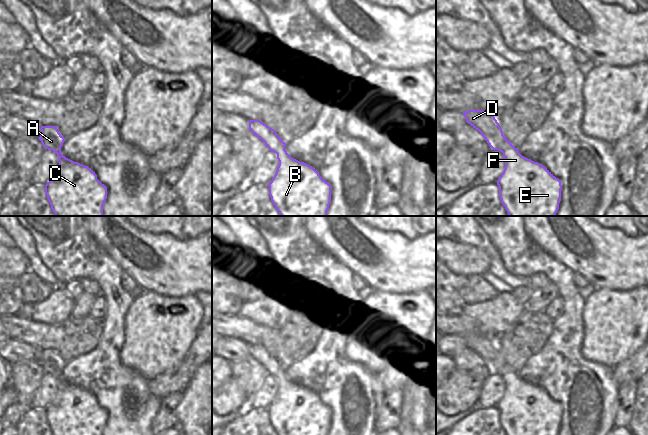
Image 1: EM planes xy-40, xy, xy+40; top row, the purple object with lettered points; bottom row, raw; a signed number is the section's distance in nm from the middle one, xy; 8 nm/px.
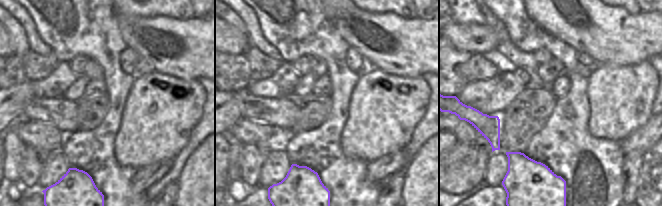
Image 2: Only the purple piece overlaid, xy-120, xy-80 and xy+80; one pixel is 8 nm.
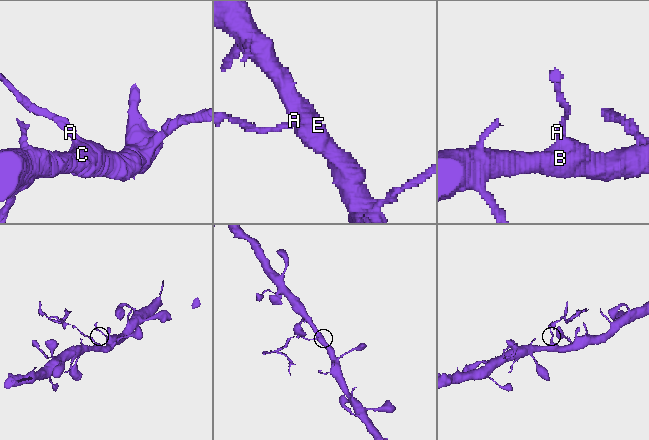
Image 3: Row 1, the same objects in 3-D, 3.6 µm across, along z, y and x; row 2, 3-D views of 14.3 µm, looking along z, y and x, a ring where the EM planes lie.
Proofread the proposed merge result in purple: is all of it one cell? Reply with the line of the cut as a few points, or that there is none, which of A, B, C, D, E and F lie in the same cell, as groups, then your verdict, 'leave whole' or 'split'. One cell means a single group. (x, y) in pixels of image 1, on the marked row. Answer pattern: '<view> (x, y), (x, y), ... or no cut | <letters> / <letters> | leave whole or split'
xy+40 (514, 147), (511, 147), (503, 154) | A D / B C E F | split

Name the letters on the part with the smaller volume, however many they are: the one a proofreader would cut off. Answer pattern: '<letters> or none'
A, D

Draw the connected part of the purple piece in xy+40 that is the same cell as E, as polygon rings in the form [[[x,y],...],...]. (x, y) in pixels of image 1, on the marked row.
[[[510,148],[503,157],[505,169],[497,181],[499,197],[509,216],[555,216],[561,201],[561,181],[545,166]]]

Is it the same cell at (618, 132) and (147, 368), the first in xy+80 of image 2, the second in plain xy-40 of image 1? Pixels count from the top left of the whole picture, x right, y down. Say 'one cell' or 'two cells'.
one cell

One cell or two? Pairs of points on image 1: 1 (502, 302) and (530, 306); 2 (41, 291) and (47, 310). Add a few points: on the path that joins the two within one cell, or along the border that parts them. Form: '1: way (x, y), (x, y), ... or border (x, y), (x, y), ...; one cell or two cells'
1: border (523, 305), (525, 311); two cells
2: border (53, 288), (41, 301), (24, 303); two cells

